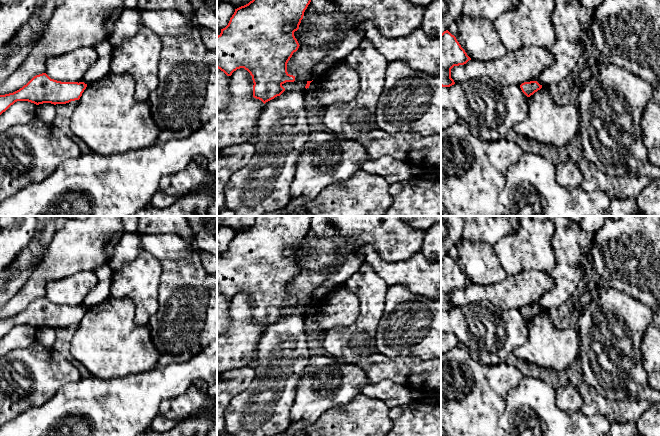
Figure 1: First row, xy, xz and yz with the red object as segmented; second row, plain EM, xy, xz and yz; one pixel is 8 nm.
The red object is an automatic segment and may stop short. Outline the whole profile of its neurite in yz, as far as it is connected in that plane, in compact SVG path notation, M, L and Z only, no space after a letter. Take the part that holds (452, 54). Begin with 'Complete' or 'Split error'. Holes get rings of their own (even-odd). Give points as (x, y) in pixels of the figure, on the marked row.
Complete. M448 30L441 34L441 86L450 87L455 84L451 78L454 66L464 65L471 58L461 47L456 37Z

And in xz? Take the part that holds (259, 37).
Complete. M252 0L248 4L235 9L228 25L221 29L217 36L217 68L227 76L240 68L247 70L253 80L253 97L264 104L280 96L286 82L294 82L295 76L287 72L287 63L299 48L294 32L299 29L304 12L311 0Z

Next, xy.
Complete. M42 73L34 76L19 90L0 95L0 115L17 101L28 101L36 105L56 105L79 100L86 87L87 84L84 82L61 82Z

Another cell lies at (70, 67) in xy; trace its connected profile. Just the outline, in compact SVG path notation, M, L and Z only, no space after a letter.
M80 47L69 53L48 58L45 73L57 81L79 83L97 58L98 54L93 47Z

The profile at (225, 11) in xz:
M220 2L217 4L217 28L225 28L232 15L235 12L235 8L232 4Z

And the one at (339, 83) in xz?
M344 60L332 64L314 79L319 84L319 104L326 108L336 102L354 99L360 86L359 76Z

